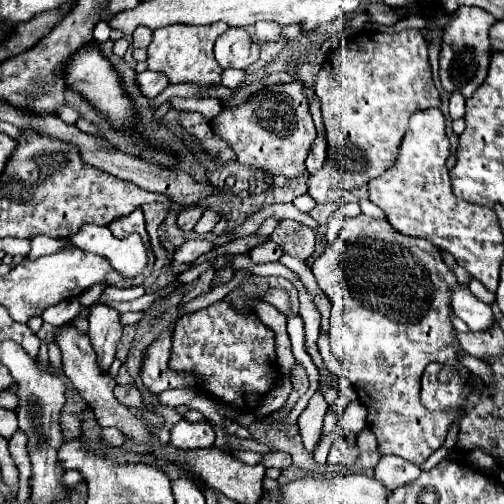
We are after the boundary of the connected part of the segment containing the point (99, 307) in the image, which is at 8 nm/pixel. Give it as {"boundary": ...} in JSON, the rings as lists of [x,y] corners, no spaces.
{"boundary":[[[94,304],[90,308],[90,344],[94,346],[98,354],[100,368],[108,370],[114,354],[116,354],[116,344],[122,336],[122,324],[120,324],[120,312],[108,304]]]}

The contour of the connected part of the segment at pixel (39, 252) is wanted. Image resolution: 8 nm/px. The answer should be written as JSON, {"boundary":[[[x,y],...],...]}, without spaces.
{"boundary":[[[36,236],[32,240],[32,250],[30,250],[30,258],[40,258],[46,254],[56,254],[60,252],[68,242],[60,240],[60,238],[48,238],[48,236]]]}

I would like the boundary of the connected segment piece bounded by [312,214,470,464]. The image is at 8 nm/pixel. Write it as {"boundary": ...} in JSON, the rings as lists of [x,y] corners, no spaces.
{"boundary":[[[364,214],[344,218],[338,240],[326,246],[324,254],[312,264],[312,274],[331,301],[330,349],[340,362],[340,376],[354,386],[360,404],[366,406],[366,422],[378,438],[380,454],[392,454],[412,464],[424,464],[430,454],[444,446],[456,416],[448,408],[430,412],[420,402],[420,376],[424,366],[438,362],[456,368],[462,378],[470,376],[470,370],[458,360],[464,350],[460,348],[452,326],[450,300],[458,286],[456,274],[442,260],[442,252],[434,244],[428,244],[428,240],[404,236],[396,232],[388,220],[368,218]]]}

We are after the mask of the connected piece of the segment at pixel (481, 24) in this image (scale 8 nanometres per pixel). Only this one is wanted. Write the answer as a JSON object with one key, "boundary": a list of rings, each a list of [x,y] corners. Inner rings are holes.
{"boundary":[[[460,6],[450,14],[450,22],[444,26],[444,38],[442,38],[442,50],[440,50],[440,80],[446,92],[460,92],[466,98],[470,98],[486,80],[488,76],[488,66],[492,58],[492,44],[490,44],[490,26],[496,20],[492,20],[492,14],[488,14],[484,8],[478,6]]]}

